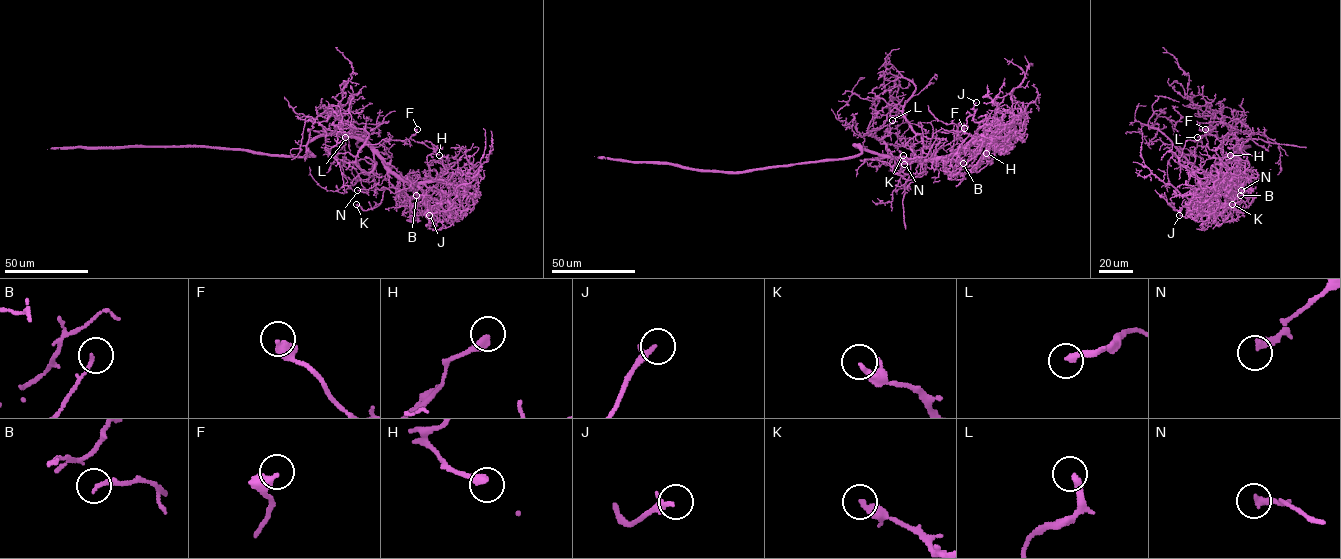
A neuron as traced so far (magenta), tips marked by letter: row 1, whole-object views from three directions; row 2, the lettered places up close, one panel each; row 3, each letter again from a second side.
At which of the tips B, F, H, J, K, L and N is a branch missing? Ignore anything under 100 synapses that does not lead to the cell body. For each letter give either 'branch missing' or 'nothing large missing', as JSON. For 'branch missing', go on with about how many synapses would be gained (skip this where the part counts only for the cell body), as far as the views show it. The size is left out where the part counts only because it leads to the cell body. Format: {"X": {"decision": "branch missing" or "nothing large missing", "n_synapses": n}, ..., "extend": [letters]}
{"B": {"decision": "nothing large missing"}, "F": {"decision": "nothing large missing"}, "H": {"decision": "nothing large missing"}, "J": {"decision": "nothing large missing"}, "K": {"decision": "nothing large missing"}, "L": {"decision": "nothing large missing"}, "N": {"decision": "nothing large missing"}, "extend": []}

